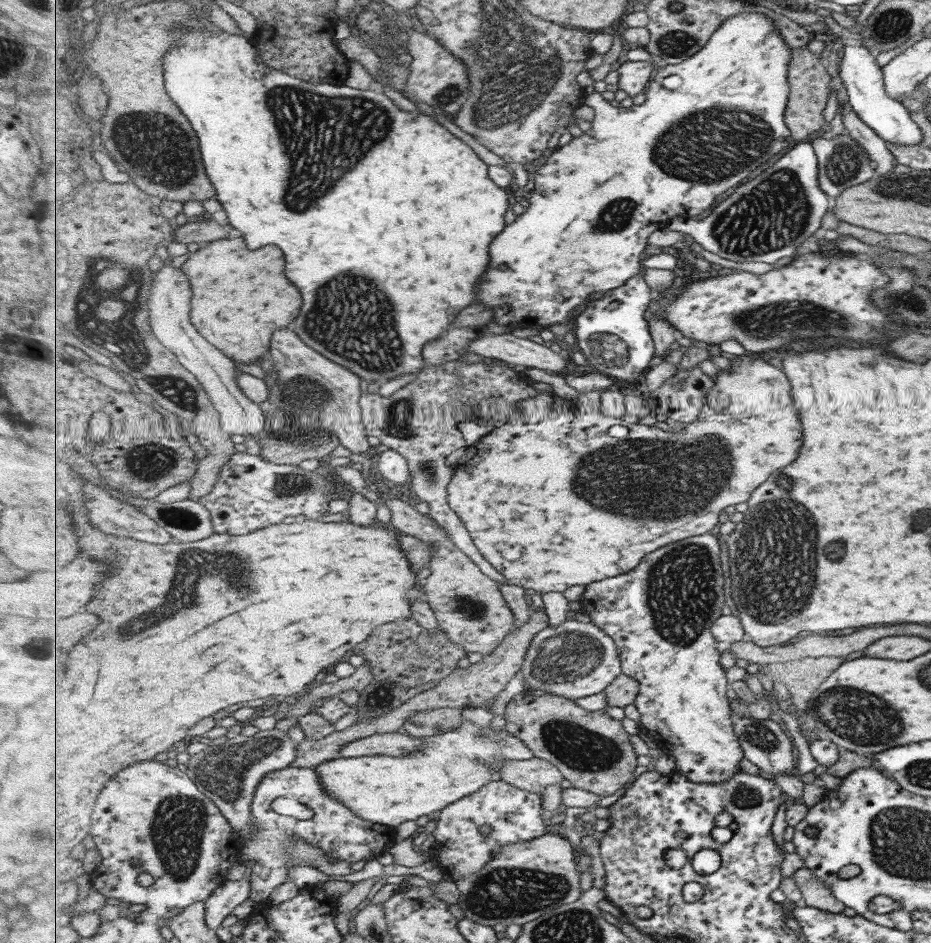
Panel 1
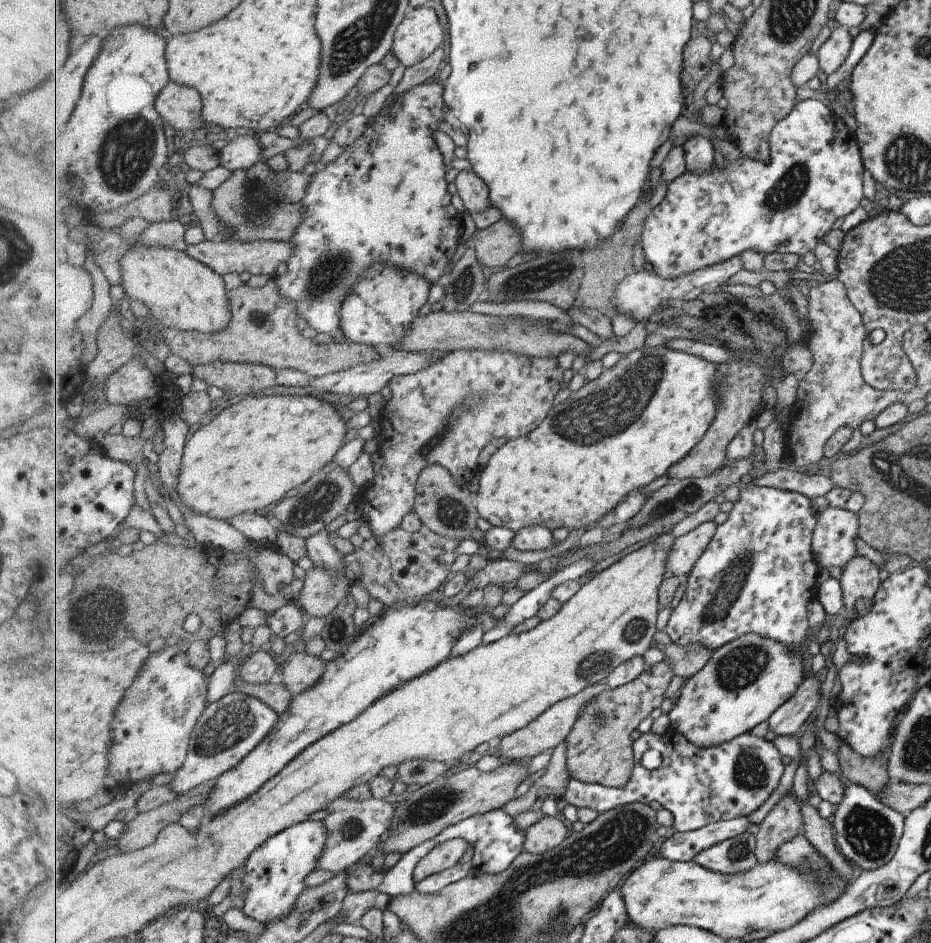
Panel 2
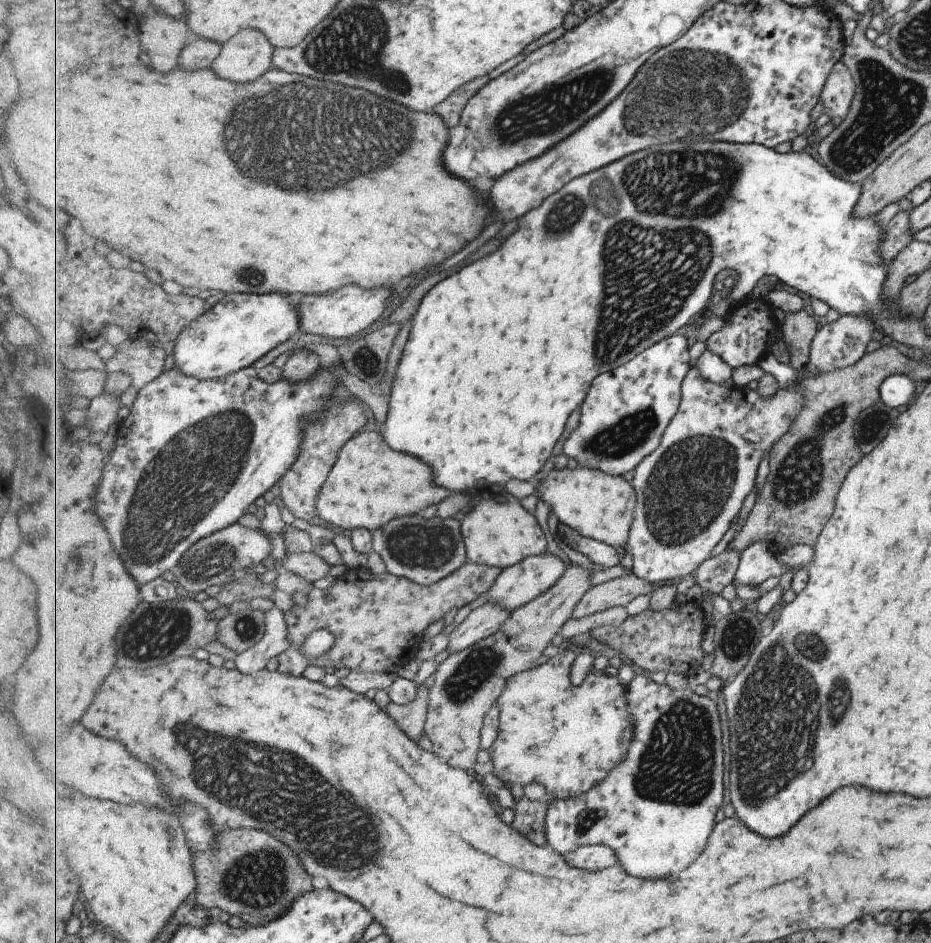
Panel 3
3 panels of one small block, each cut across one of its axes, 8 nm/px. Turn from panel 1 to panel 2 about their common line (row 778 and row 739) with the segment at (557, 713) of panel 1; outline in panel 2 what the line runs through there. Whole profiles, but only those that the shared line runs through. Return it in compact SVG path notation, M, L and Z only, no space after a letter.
M665 659L645 669L633 682L600 693L597 700L578 717L576 725L565 740L571 776L579 777L586 783L601 783L606 787L620 789L627 786L633 778L636 765L631 732L655 708L663 704L667 688L675 675L673 665Z

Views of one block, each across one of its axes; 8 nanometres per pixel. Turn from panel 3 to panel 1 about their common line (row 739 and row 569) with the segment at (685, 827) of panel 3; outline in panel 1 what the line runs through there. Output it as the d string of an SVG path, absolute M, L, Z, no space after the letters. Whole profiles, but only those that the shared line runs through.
M705 533L701 536L692 536L685 540L673 542L648 554L643 562L636 566L631 572L620 574L619 576L601 580L593 584L585 585L585 592L580 597L581 607L585 612L589 612L591 620L599 628L604 629L613 637L620 649L621 665L624 673L635 677L639 681L639 694L635 700L635 706L639 710L639 727L648 737L655 740L658 746L667 753L676 758L676 770L684 773L689 780L699 782L699 784L721 784L725 780L733 779L733 776L741 771L741 760L745 758L744 748L741 747L740 736L737 736L736 728L733 727L734 714L732 712L732 703L729 702L727 690L729 690L729 681L727 671L722 664L719 664L721 658L722 645L712 632L712 626L716 620L722 616L725 604L725 578L723 578L723 568L721 567L721 544L715 538L715 534Z

